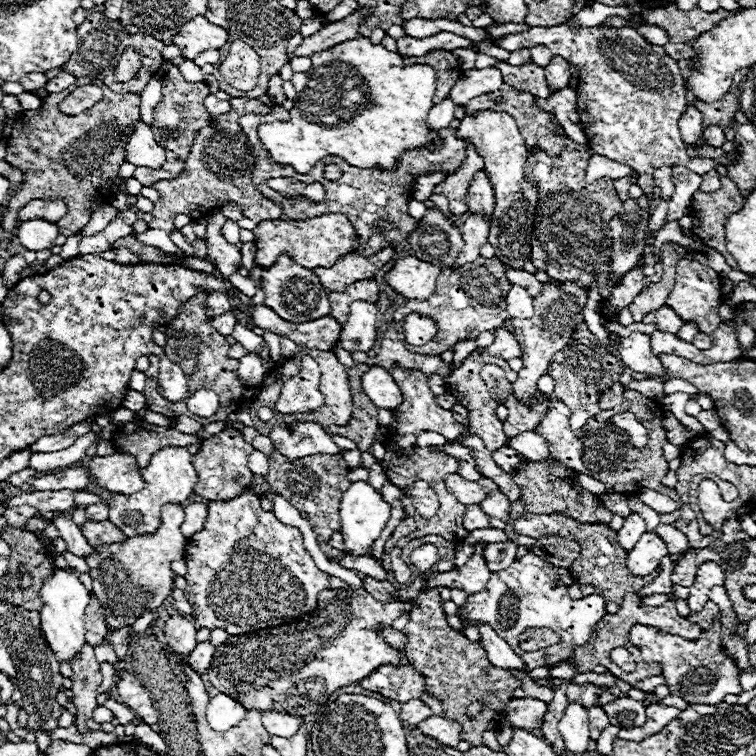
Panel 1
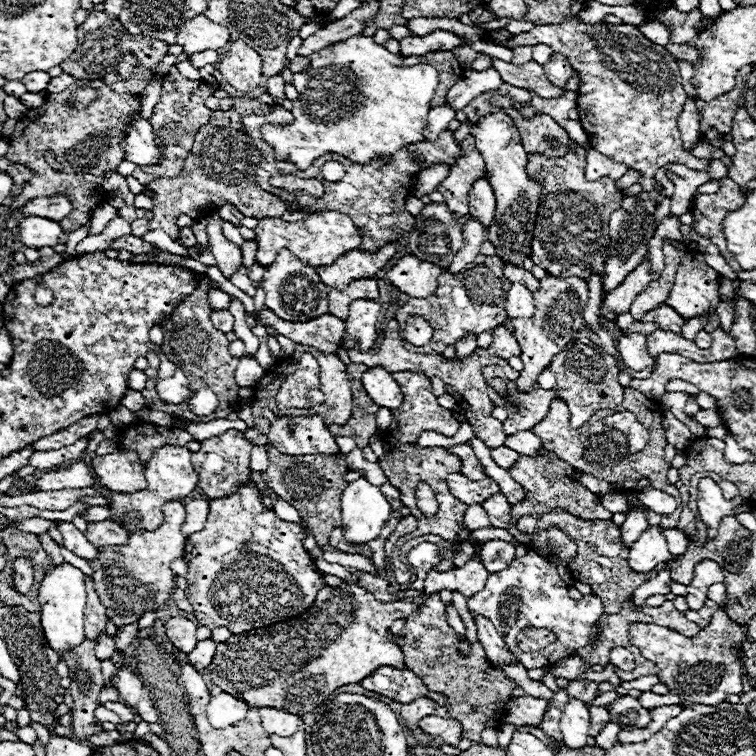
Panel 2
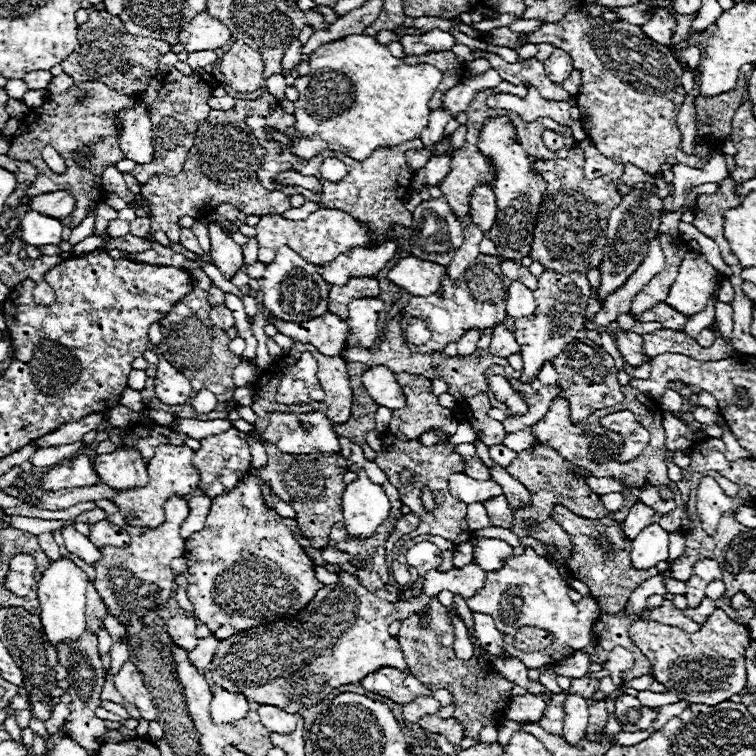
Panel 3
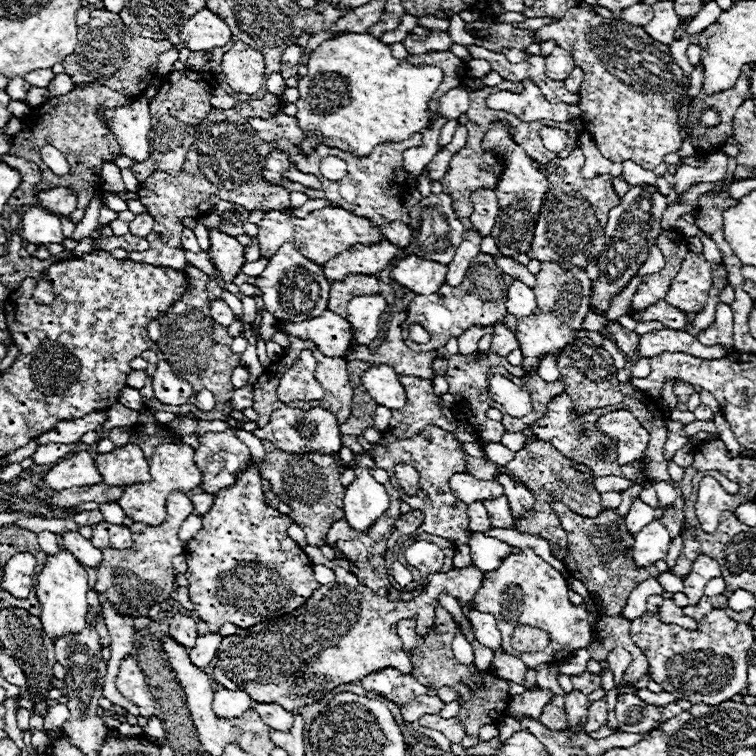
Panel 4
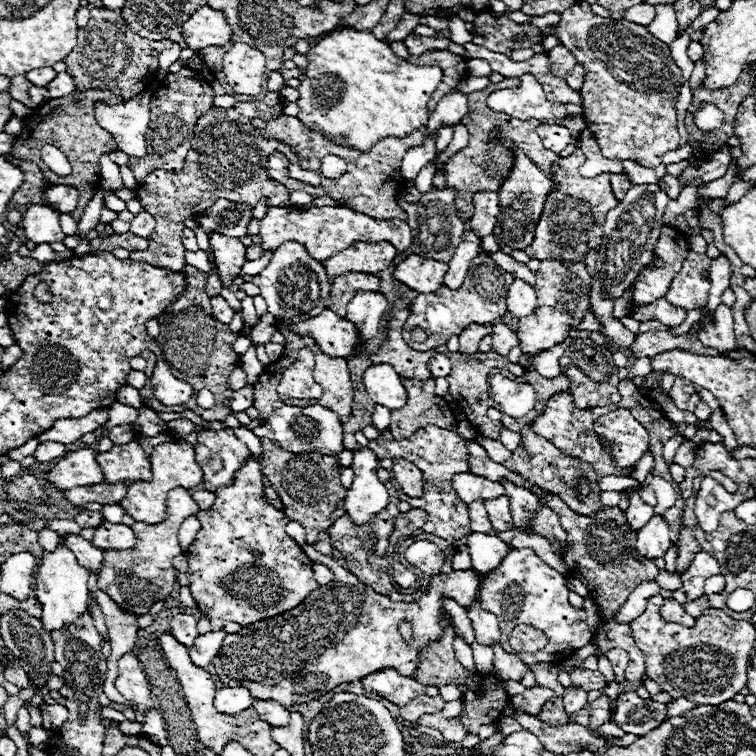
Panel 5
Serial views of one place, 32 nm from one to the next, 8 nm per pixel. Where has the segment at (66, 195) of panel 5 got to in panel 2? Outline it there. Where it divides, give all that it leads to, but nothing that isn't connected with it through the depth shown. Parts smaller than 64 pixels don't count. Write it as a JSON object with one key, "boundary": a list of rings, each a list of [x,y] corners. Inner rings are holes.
{"boundary":[[[50,196],[50,198],[34,198],[22,208],[22,216],[46,216],[50,220],[62,220],[62,216],[70,214],[70,200],[66,196]]]}

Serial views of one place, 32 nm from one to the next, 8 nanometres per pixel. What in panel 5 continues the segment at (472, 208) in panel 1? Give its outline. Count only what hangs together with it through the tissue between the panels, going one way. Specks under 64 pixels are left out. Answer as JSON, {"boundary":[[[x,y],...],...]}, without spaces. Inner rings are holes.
{"boundary":[[[476,192],[474,194],[474,214],[470,218],[470,228],[482,238],[492,234],[496,226],[496,216],[500,214],[500,202],[496,192]]]}

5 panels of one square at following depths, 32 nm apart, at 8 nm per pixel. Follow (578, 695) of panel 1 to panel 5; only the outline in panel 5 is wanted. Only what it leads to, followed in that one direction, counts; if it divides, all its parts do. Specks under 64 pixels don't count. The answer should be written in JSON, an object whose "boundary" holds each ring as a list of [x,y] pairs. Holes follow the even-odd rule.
{"boundary":[[[578,670],[578,672],[572,672],[572,684],[582,688],[584,692],[590,692],[590,690],[598,690],[598,688],[604,688],[604,676],[600,672],[592,672],[592,670]]]}

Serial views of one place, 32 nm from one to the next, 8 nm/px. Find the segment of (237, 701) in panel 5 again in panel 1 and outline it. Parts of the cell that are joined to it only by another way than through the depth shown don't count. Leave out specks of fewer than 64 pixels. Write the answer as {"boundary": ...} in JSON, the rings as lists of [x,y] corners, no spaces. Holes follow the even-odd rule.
{"boundary":[[[216,692],[214,696],[210,696],[206,716],[208,716],[208,724],[214,730],[224,732],[226,728],[232,728],[234,724],[238,724],[246,716],[246,710],[230,696]]]}

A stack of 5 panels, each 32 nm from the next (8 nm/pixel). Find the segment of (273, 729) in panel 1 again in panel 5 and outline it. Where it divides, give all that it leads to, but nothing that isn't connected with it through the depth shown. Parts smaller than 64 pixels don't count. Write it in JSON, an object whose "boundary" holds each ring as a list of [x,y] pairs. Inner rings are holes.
{"boundary":[[[254,700],[252,702],[252,708],[262,716],[262,720],[266,720],[272,728],[282,728],[282,726],[286,726],[288,722],[290,722],[290,712],[282,706],[282,704],[278,704],[278,702],[274,702],[274,700]]]}

